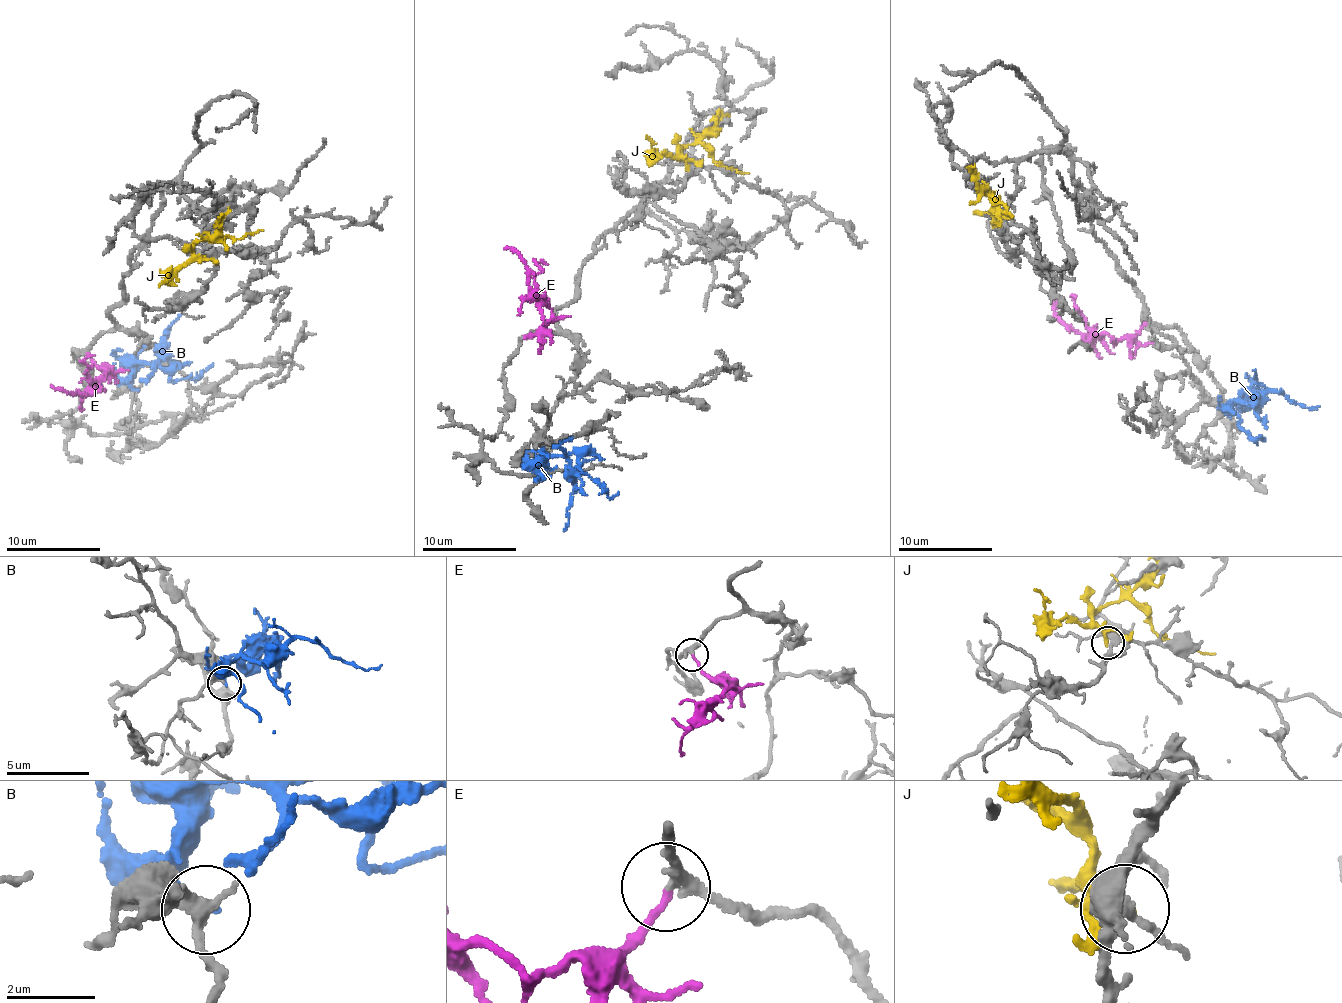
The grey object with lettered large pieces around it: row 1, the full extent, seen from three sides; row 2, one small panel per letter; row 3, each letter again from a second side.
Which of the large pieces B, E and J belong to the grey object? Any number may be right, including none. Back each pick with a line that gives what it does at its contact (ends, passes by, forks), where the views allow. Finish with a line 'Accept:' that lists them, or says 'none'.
E: It ends there
Accept: E

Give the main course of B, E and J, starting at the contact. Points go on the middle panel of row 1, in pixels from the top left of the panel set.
B: (546, 454), (540, 450), (545, 456), (566, 458), (573, 479), (564, 531)
E: (524, 335), (534, 333), (551, 311), (549, 304), (538, 298), (528, 284), (529, 272), (515, 250), (504, 247)
J: (689, 167), (679, 152), (697, 142), (709, 149), (719, 166), (749, 173)

